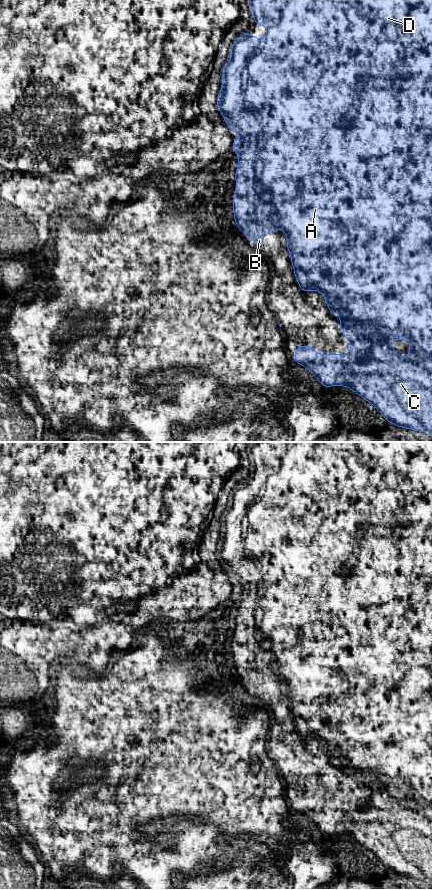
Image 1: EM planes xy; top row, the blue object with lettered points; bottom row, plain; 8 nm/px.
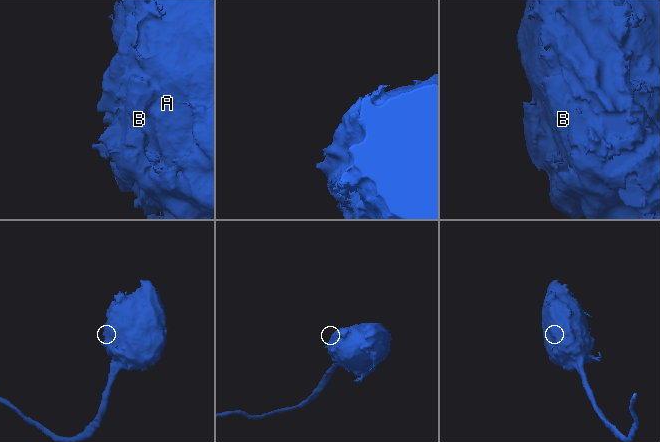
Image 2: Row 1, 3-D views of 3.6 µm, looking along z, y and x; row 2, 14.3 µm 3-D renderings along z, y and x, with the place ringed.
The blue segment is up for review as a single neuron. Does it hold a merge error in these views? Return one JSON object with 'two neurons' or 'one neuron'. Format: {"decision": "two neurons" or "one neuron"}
{"decision": "one neuron"}

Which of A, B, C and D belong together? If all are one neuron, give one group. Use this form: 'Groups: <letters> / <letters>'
Groups: A B C D

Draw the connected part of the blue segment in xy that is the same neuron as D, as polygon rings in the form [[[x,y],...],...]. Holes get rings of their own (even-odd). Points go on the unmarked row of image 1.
[[[255,442],[250,446],[249,451],[254,471],[270,477],[262,489],[247,480],[233,490],[233,496],[230,499],[231,507],[223,517],[222,538],[217,544],[216,553],[224,564],[229,581],[239,578],[243,583],[242,586],[236,584],[231,593],[231,597],[239,607],[235,623],[235,639],[239,641],[232,646],[235,671],[246,685],[253,687],[256,694],[263,692],[266,681],[275,681],[279,675],[283,678],[288,686],[286,695],[291,703],[295,726],[300,737],[303,740],[316,738],[324,743],[330,761],[342,769],[339,779],[345,782],[351,792],[350,802],[316,802],[313,794],[296,795],[294,811],[305,814],[324,835],[347,834],[375,854],[386,869],[402,876],[432,880],[432,442]],[[242,587],[246,588],[248,596],[238,601],[237,597]],[[390,786],[406,787],[409,790],[410,798],[406,807],[401,806],[391,795]]]

